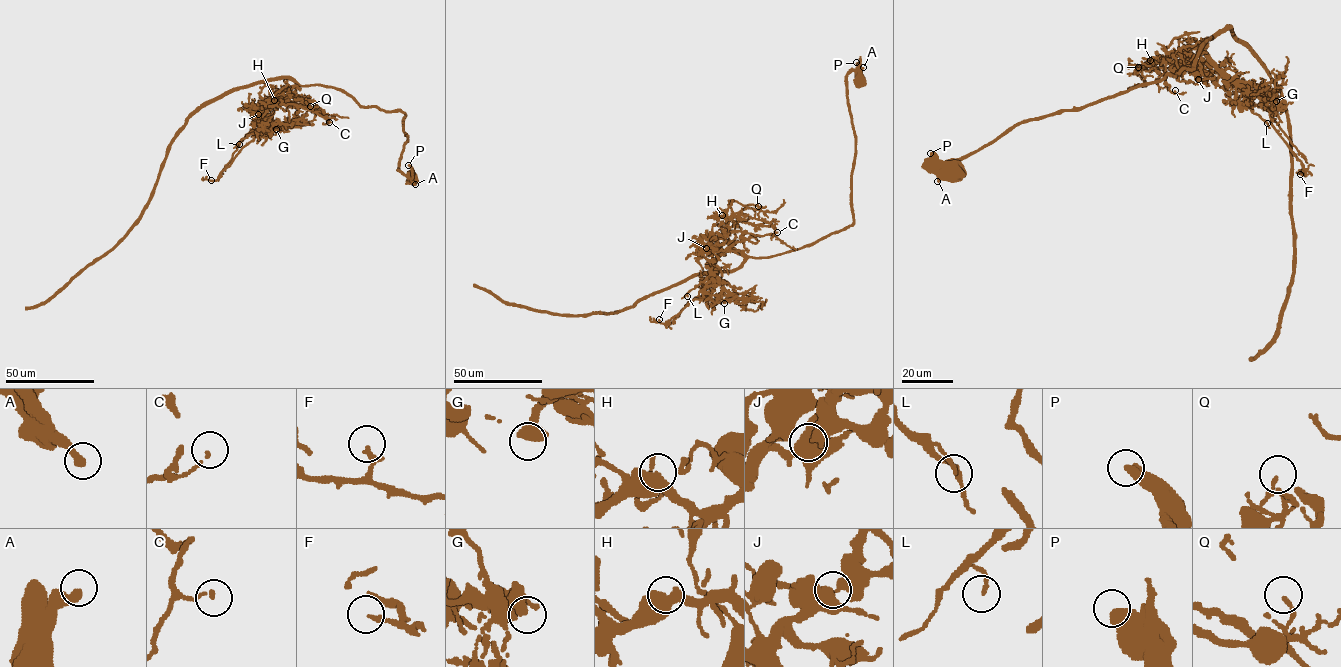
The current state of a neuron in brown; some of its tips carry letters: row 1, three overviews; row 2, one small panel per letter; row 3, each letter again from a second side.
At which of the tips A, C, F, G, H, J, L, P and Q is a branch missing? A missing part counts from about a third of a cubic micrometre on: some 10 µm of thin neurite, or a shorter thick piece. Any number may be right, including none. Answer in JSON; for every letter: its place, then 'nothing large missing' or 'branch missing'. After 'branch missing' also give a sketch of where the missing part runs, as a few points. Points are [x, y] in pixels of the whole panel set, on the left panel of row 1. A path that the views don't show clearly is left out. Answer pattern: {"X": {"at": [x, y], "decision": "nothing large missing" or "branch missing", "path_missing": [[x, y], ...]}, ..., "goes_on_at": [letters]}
{"A": {"at": [415, 184], "decision": "nothing large missing"}, "C": {"at": [329, 122], "decision": "nothing large missing"}, "F": {"at": [211, 180], "decision": "nothing large missing"}, "G": {"at": [276, 129], "decision": "nothing large missing"}, "H": {"at": [274, 100], "decision": "nothing large missing"}, "J": {"at": [258, 114], "decision": "nothing large missing"}, "L": {"at": [239, 144], "decision": "nothing large missing"}, "P": {"at": [408, 165], "decision": "nothing large missing"}, "Q": {"at": [310, 106], "decision": "nothing large missing"}, "goes_on_at": []}

